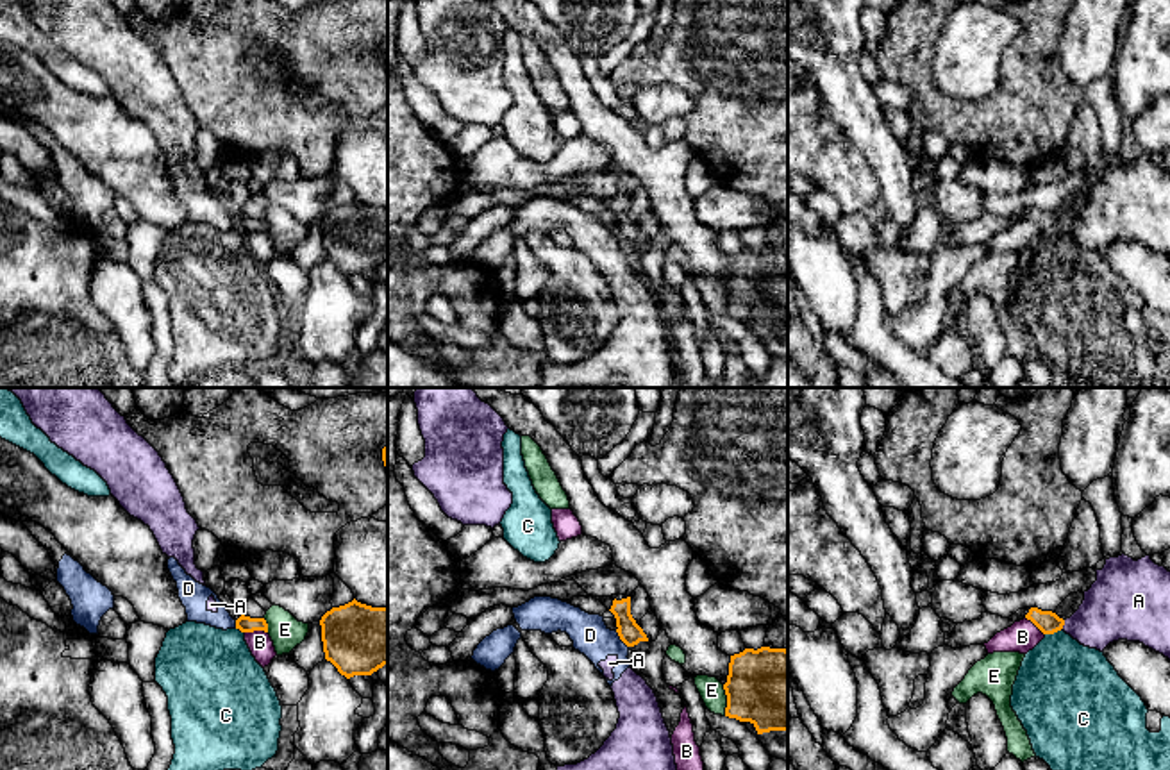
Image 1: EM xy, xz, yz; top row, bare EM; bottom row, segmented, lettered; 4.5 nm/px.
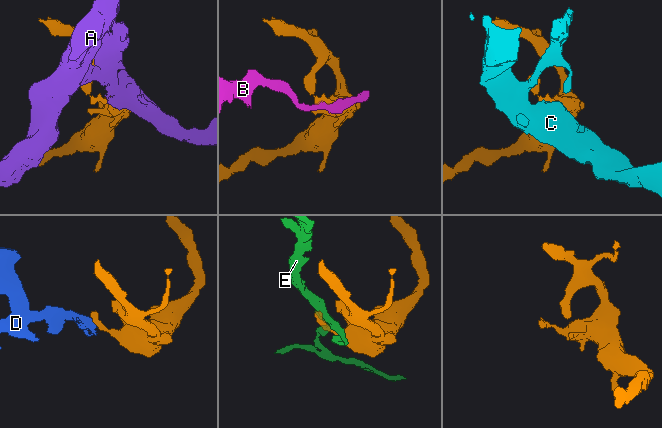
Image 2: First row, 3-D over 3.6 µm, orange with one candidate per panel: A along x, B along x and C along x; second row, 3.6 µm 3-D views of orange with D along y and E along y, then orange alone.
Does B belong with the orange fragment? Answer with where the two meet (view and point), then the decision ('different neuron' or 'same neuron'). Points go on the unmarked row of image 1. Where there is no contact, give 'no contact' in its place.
xy (256, 229) | different neuron

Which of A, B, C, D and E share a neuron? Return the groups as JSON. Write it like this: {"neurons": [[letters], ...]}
{"neurons": [["A", "D"], ["B"], ["C"], ["E"]]}

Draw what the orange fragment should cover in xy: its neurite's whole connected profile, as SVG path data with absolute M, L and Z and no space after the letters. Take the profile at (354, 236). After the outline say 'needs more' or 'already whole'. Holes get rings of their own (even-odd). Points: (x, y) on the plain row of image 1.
M354 198L327 211L320 225L325 259L347 279L372 275L388 264L388 207Z; already whole

